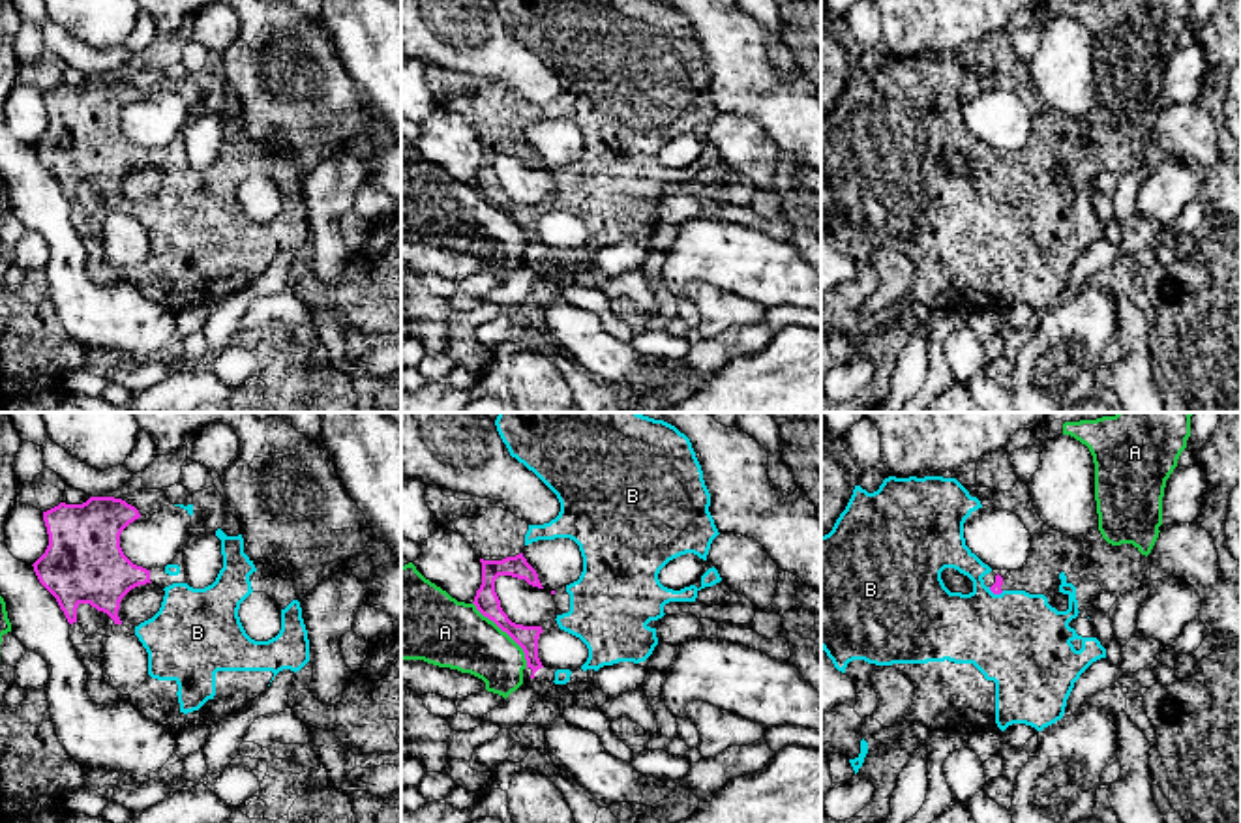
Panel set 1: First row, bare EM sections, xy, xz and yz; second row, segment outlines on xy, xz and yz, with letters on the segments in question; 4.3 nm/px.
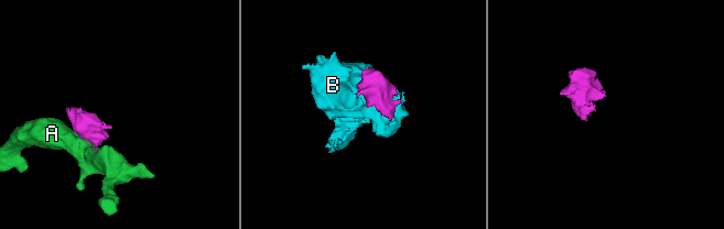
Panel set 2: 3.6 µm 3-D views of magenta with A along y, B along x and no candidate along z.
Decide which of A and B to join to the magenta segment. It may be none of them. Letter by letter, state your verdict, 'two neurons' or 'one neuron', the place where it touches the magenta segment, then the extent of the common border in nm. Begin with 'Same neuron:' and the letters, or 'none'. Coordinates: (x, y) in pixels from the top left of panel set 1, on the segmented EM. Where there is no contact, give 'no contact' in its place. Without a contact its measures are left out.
Same neuron: B
A: two neurons; meets magenta in xz at (505, 630); contact 360 nm long
B: one neuron; meets magenta in yz at (996, 593); contact 70 nm long

